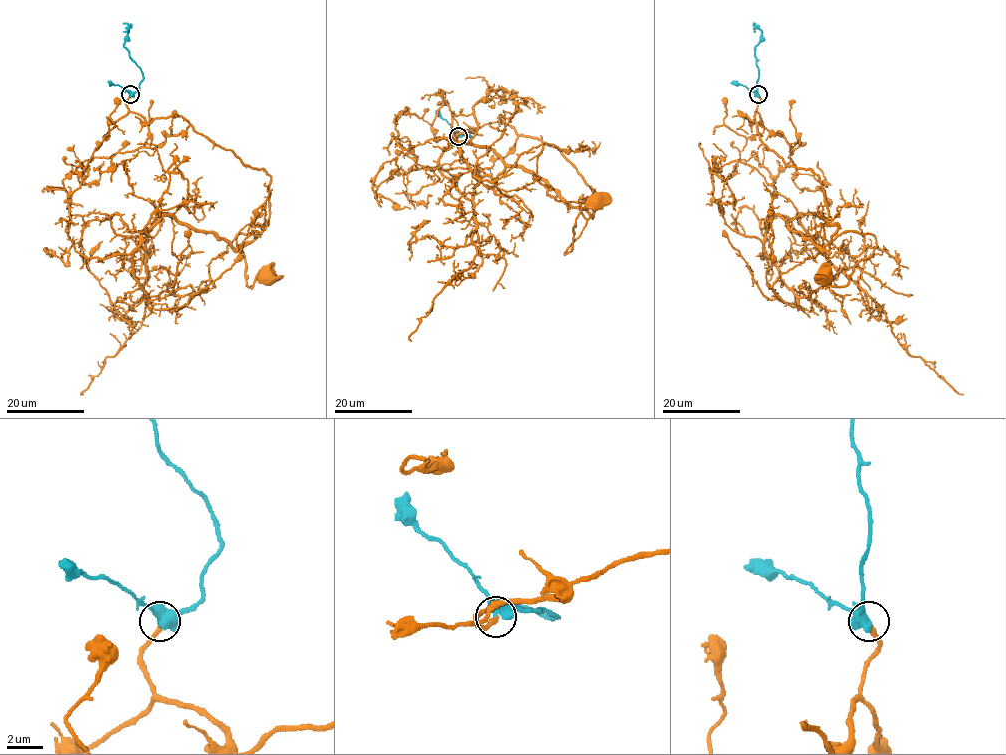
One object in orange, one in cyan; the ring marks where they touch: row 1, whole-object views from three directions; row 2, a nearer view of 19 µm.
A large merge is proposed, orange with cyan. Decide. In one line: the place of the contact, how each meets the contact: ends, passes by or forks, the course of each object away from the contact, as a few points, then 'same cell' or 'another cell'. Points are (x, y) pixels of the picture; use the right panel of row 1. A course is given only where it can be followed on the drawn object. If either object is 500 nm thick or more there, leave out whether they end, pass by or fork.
at (758, 94); orange ends there; cyan passes by; orange runs (758, 94), (754, 121), (743, 117), (787, 165), (819, 176), (832, 239), (875, 238), (849, 282), (825, 275); cyan runs (758, 94), (755, 51), (761, 30), (753, 24); same cell

